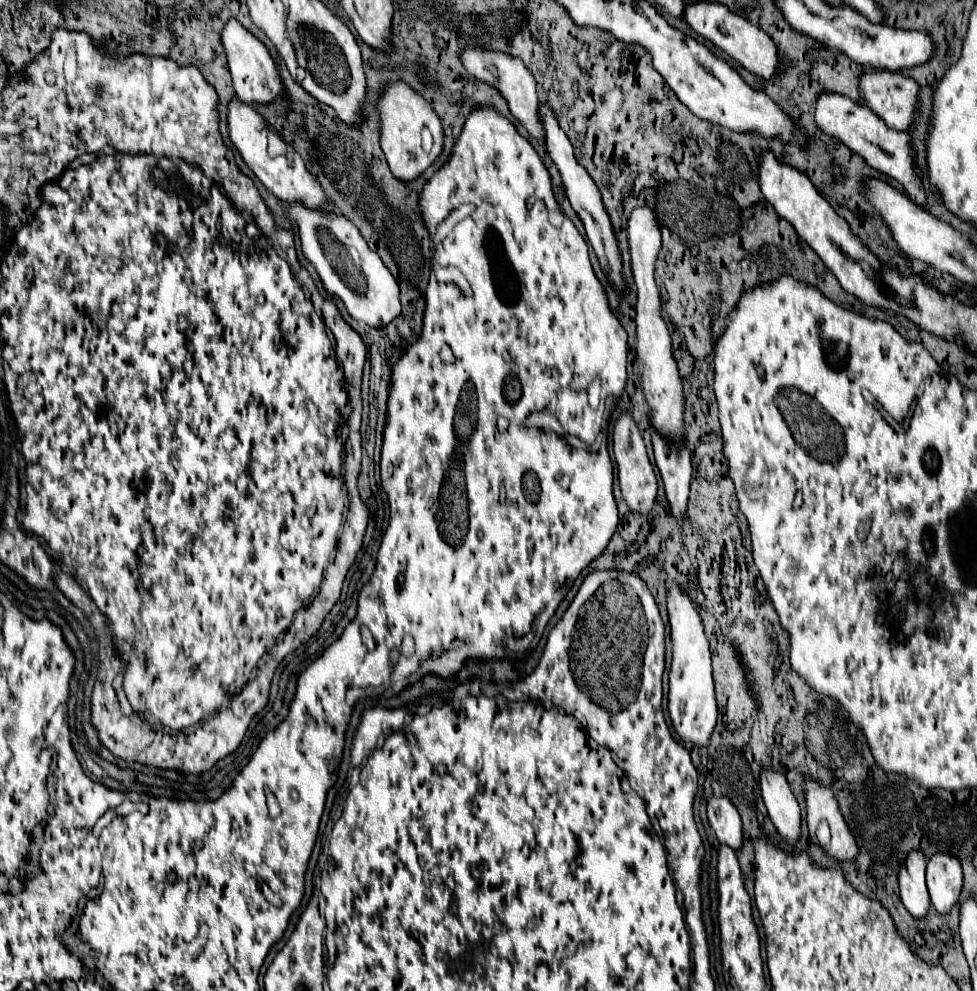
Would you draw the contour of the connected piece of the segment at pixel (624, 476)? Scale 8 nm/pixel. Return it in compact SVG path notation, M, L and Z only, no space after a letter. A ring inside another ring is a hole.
M629 411L619 415L615 425L613 425L613 453L615 453L615 461L617 461L619 485L621 485L621 491L623 491L627 505L631 507L631 511L649 513L653 503L655 503L655 497L657 497L657 477L655 477L655 471L649 463L641 431L635 425Z

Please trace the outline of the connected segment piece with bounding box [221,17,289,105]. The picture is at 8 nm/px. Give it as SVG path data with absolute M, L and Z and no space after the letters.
M235 17L229 19L229 23L225 23L225 29L223 29L223 47L225 47L225 53L227 53L227 61L229 61L229 71L231 71L231 77L233 77L233 85L235 85L235 93L237 97L243 101L243 103L261 103L261 105L267 105L267 103L273 103L277 97L285 97L289 101L289 95L287 95L287 87L277 71L277 65L275 61L271 59L267 47L257 39L253 37Z

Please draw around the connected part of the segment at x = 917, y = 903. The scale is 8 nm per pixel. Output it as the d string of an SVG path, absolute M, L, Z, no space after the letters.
M909 851L905 863L899 865L899 893L905 909L917 917L927 917L927 911L931 907L931 899L927 895L925 885L925 855L923 851Z

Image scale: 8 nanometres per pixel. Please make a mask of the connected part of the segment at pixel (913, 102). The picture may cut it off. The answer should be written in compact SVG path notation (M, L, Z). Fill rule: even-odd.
M867 71L859 81L859 91L863 97L863 103L871 107L891 129L907 131L915 123L915 115L919 111L919 83L915 79L903 77L899 73L889 71Z

